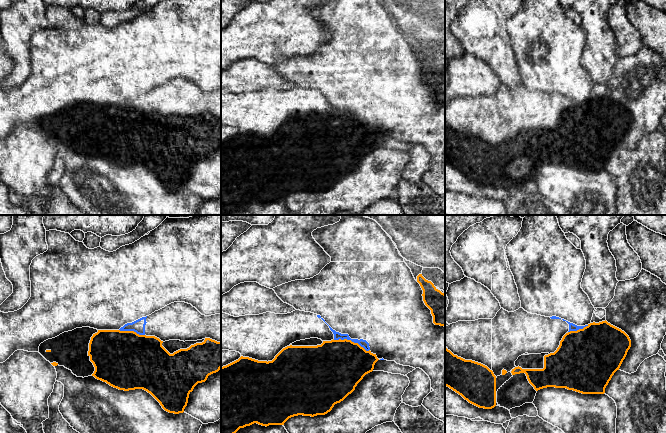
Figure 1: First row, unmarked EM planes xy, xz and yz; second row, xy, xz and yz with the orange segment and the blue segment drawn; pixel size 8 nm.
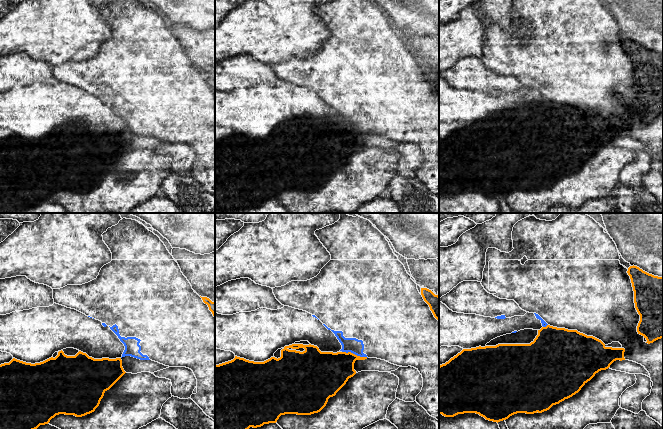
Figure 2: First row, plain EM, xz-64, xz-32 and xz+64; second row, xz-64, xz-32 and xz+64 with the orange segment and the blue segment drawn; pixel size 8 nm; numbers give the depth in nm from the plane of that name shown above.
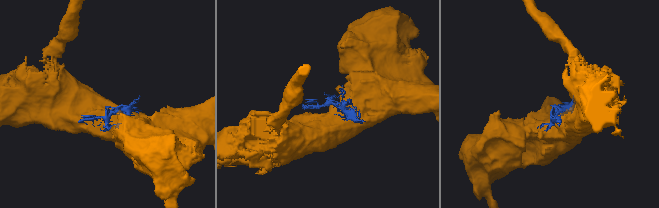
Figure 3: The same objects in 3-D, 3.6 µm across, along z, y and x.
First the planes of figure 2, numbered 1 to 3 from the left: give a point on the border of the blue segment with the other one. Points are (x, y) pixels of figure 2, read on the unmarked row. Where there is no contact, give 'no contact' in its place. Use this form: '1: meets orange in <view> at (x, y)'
1: no contact
2: meets orange in xz-32 at (354, 130)
3: meets orange in xz+64 at (546, 102)

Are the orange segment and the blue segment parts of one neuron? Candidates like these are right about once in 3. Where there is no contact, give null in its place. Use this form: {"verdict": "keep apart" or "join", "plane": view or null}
{"verdict": "keep apart", "plane": "xz"}

